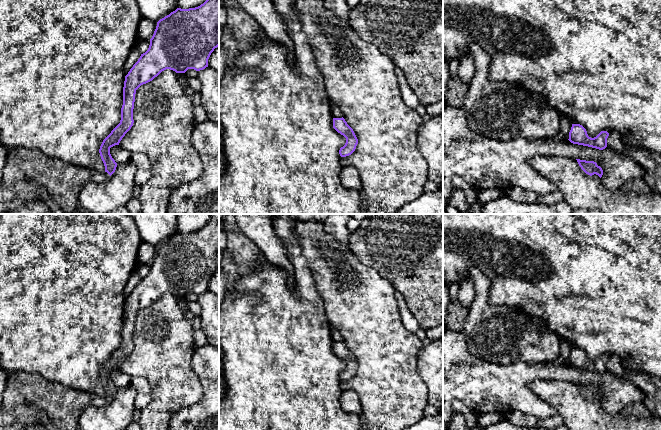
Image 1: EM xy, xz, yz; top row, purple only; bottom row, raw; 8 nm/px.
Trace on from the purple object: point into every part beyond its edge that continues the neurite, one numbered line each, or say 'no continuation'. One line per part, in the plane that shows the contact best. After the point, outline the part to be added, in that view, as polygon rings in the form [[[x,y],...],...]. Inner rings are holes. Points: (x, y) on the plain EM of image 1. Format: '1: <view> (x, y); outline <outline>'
1: xy (26, 393); outline [[[13,371],[8,372],[6,389],[0,410],[0,430],[21,430],[31,424],[39,424],[37,413],[42,410],[58,430],[79,430],[79,418],[90,406],[106,406],[107,396],[78,391],[45,379],[37,373]]]

